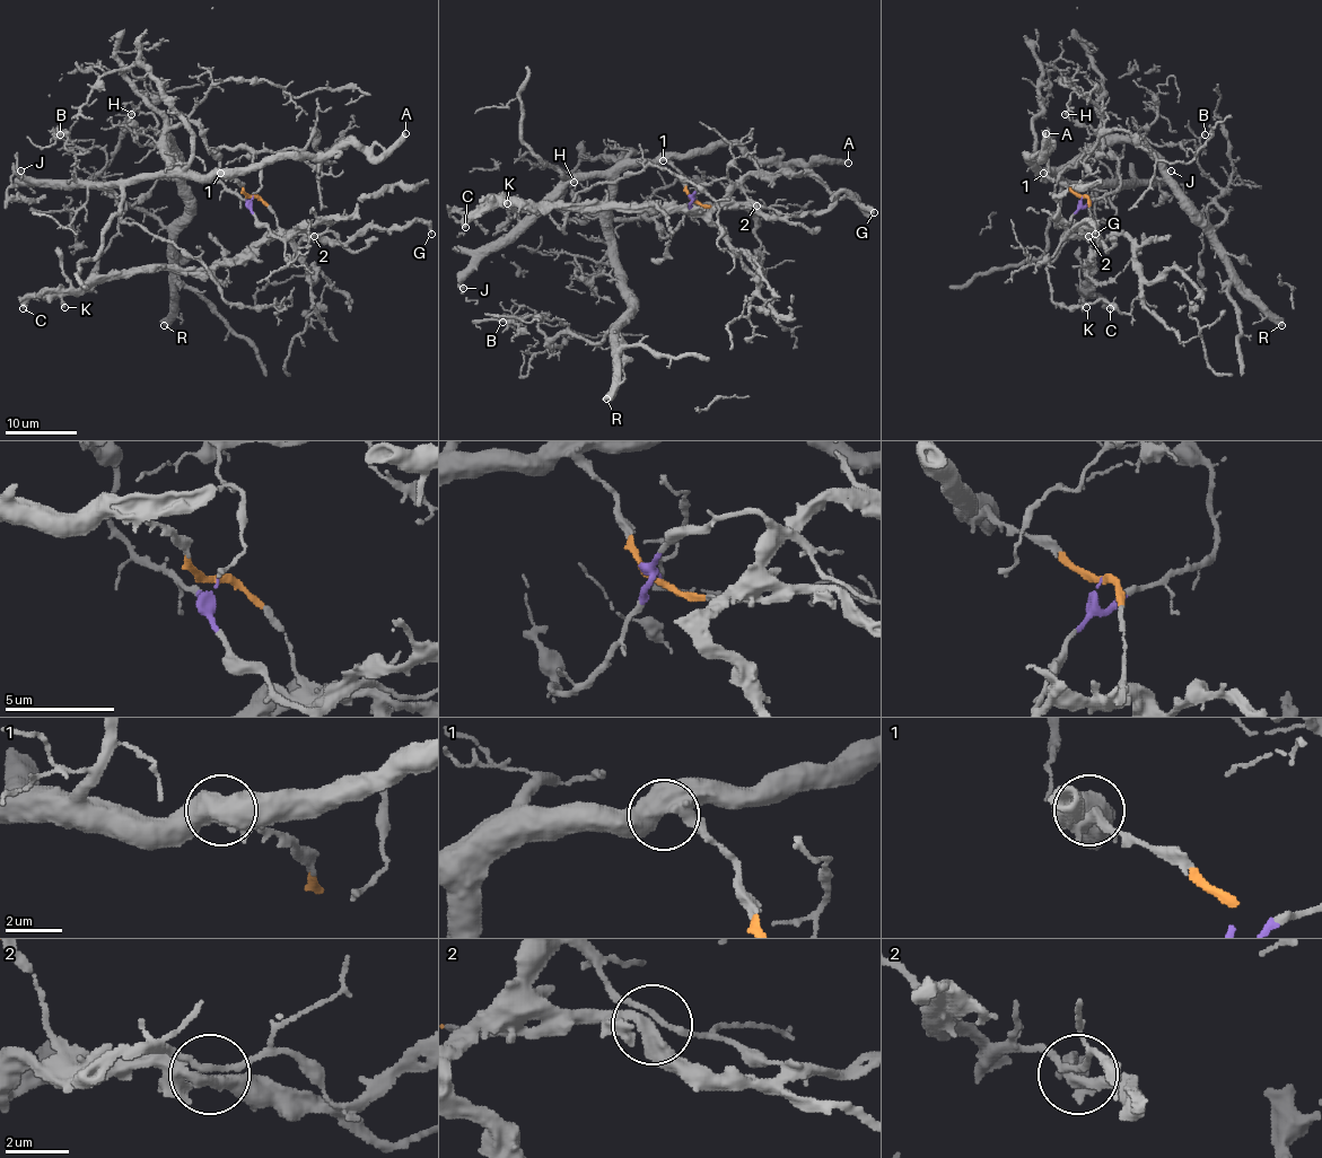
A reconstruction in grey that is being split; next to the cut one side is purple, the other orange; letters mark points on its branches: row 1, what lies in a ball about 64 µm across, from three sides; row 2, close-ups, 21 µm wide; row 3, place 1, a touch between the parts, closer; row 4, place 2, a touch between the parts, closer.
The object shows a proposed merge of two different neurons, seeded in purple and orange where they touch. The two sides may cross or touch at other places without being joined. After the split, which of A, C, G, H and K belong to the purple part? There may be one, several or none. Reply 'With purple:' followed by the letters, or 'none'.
With purple: A, H

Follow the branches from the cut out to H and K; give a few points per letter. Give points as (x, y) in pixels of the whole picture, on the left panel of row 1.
H: (252, 196), (248, 205), (218, 178), (218, 159), (192, 122), (175, 123), (157, 141), (134, 131), (131, 114)
K: (252, 196), (276, 215), (279, 229), (255, 251), (204, 273), (122, 270), (68, 291), (64, 307)

